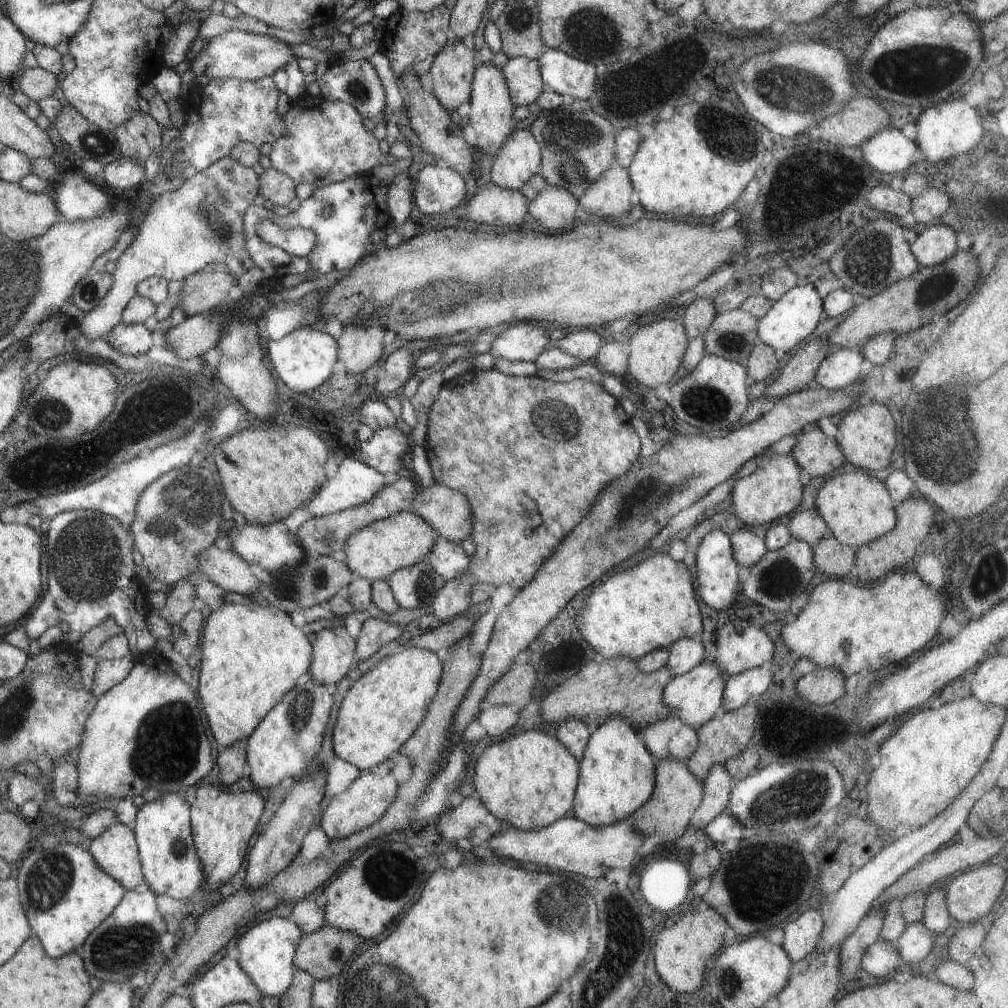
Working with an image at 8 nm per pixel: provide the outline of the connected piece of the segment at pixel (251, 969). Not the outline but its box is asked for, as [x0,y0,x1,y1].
[235,917,302,997]

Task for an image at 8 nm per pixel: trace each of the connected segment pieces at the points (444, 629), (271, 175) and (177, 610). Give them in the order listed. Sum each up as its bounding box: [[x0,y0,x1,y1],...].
[[400,615,475,651],[258,167,294,205],[153,579,198,625]]

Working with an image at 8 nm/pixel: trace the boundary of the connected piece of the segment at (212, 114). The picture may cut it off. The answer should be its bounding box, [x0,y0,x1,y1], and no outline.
[177,77,285,171]

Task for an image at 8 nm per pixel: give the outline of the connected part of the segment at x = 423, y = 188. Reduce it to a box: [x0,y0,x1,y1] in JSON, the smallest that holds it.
[411,164,467,215]

